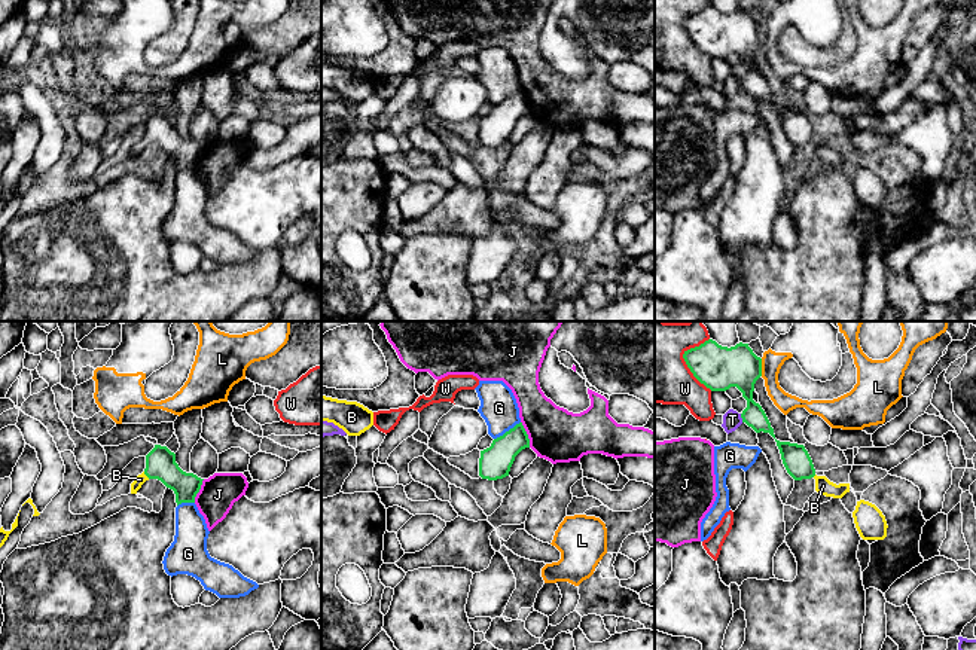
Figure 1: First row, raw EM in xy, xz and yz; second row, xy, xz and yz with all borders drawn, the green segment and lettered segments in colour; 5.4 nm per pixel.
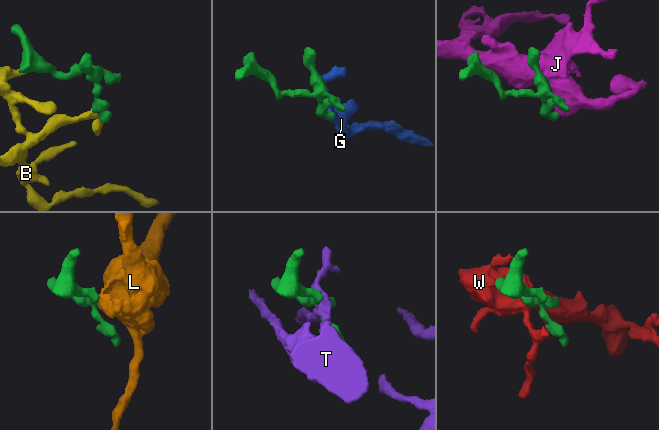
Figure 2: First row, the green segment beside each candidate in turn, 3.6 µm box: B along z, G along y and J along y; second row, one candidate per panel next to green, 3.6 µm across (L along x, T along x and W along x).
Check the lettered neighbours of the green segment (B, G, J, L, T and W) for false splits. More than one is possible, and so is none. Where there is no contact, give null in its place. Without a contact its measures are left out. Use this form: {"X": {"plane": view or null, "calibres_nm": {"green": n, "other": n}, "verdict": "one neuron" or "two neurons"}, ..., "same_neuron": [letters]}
{"B": {"plane": "xy", "calibres_nm": {"green": 160, "other": 60}, "verdict": "one neuron"}, "G": {"plane": "xz", "calibres_nm": {"green": 170, "other": 200}, "verdict": "two neurons"}, "J": {"plane": "xz", "calibres_nm": {"green": 170, "other": 280}, "verdict": "two neurons"}, "L": {"plane": "yz", "calibres_nm": {"green": 240, "other": 110}, "verdict": "two neurons"}, "T": {"plane": "yz", "calibres_nm": {"green": 190, "other": 100}, "verdict": "two neurons"}, "W": {"plane": "yz", "calibres_nm": {"green": 240, "other": 340}, "verdict": "two neurons"}, "same_neuron": ["B"]}

